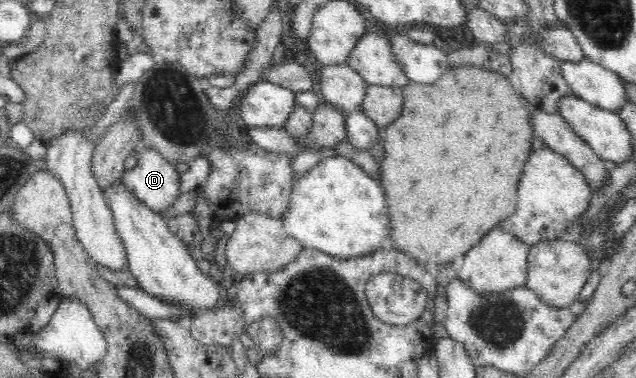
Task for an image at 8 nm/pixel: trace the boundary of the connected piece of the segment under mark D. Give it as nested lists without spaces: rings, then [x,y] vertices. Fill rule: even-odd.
[[[140,148],[137,152],[138,165],[125,170],[121,176],[121,184],[146,207],[152,208],[154,213],[161,214],[166,207],[174,205],[180,195],[180,176],[175,173],[173,165],[158,151],[150,148]]]

